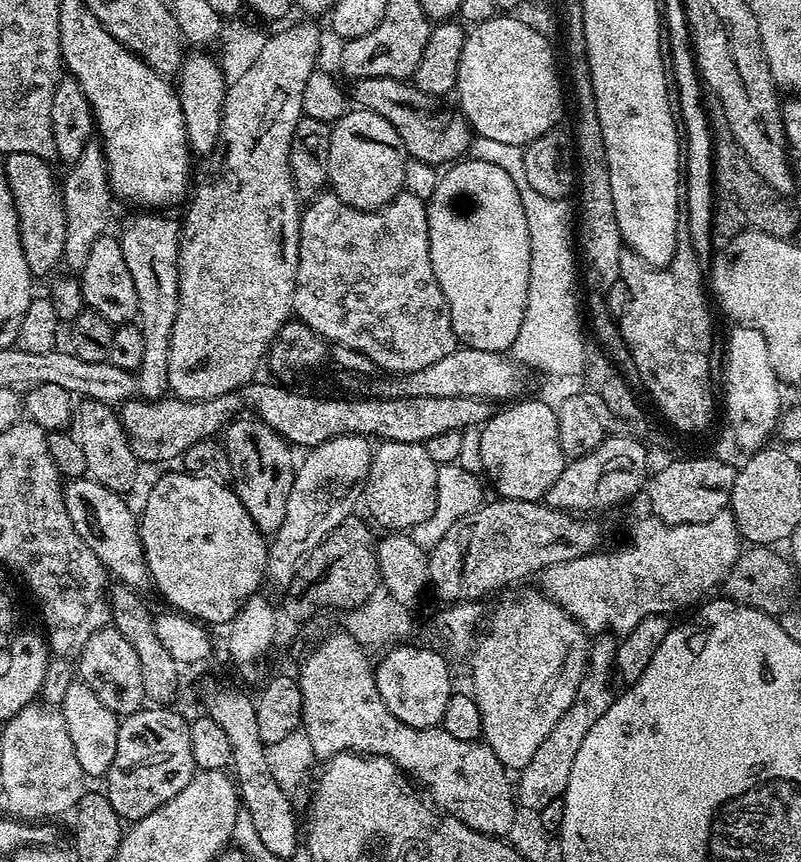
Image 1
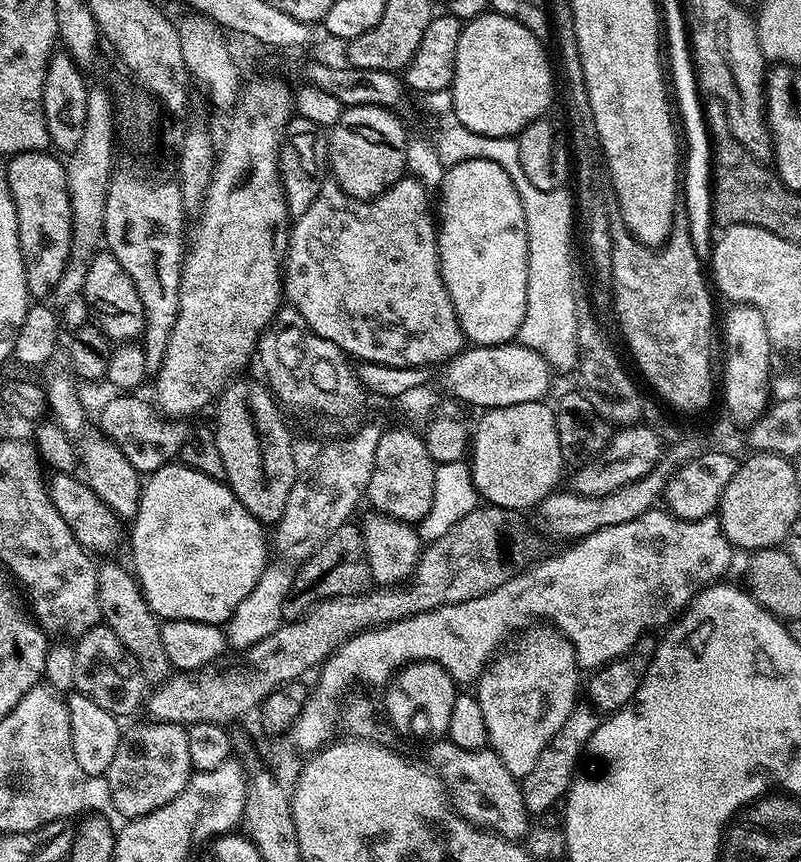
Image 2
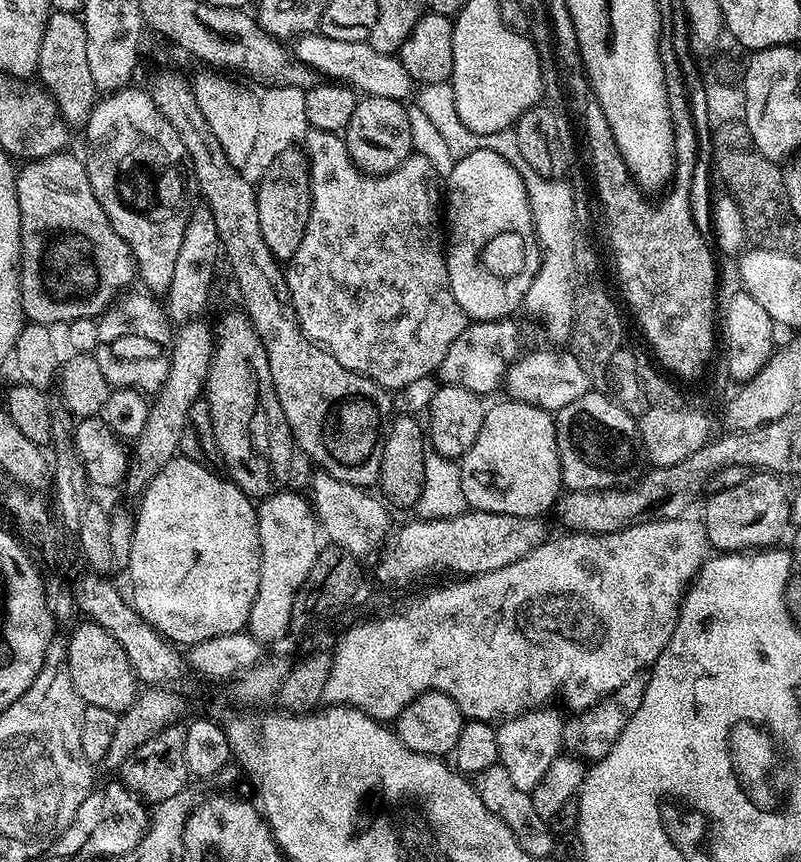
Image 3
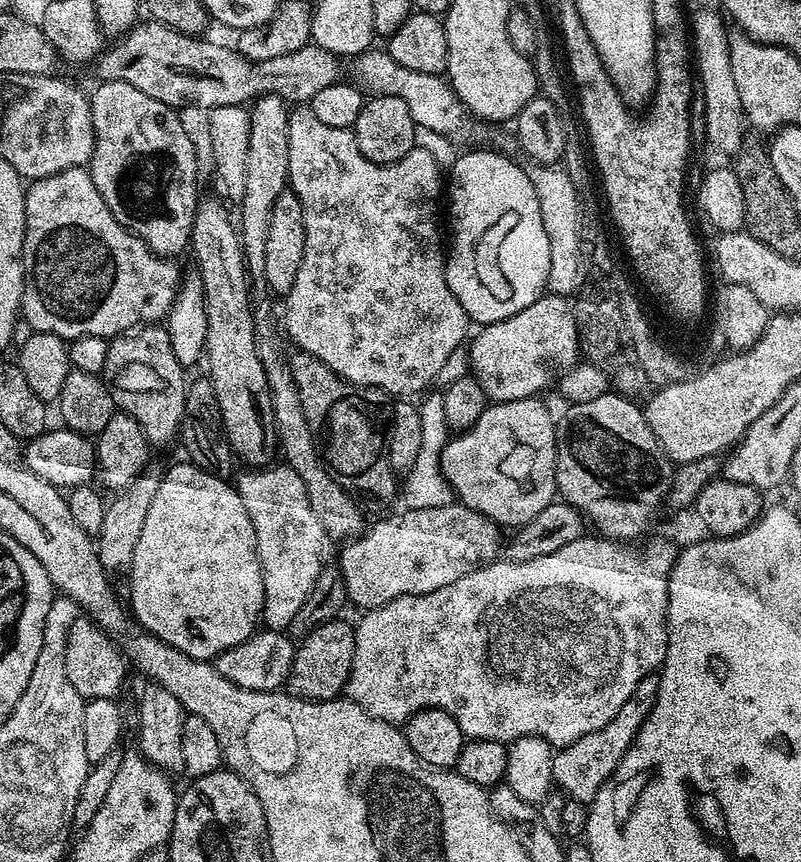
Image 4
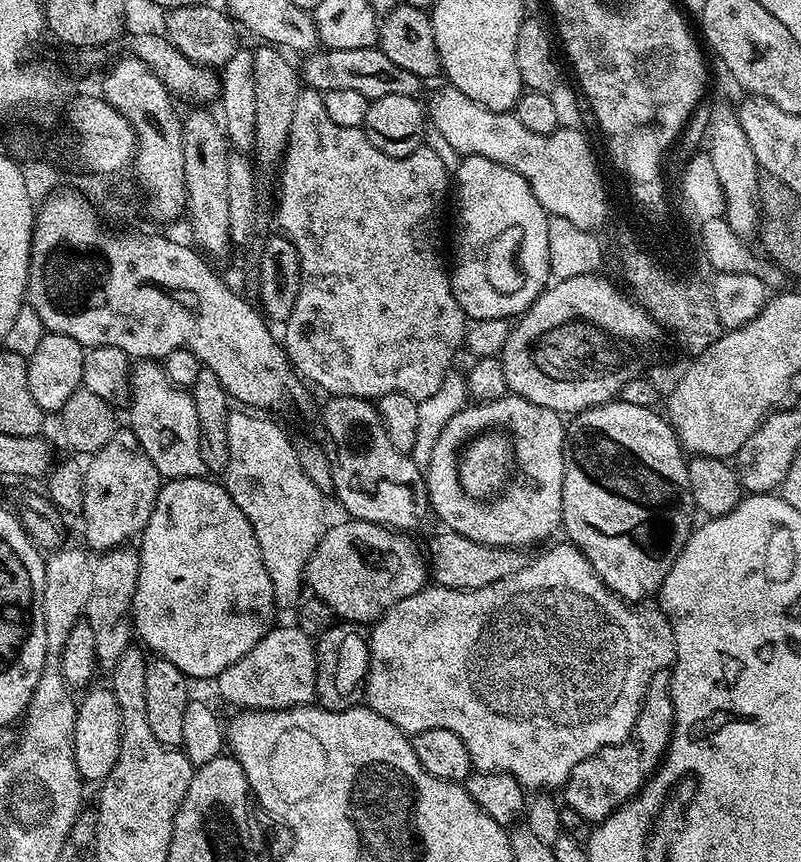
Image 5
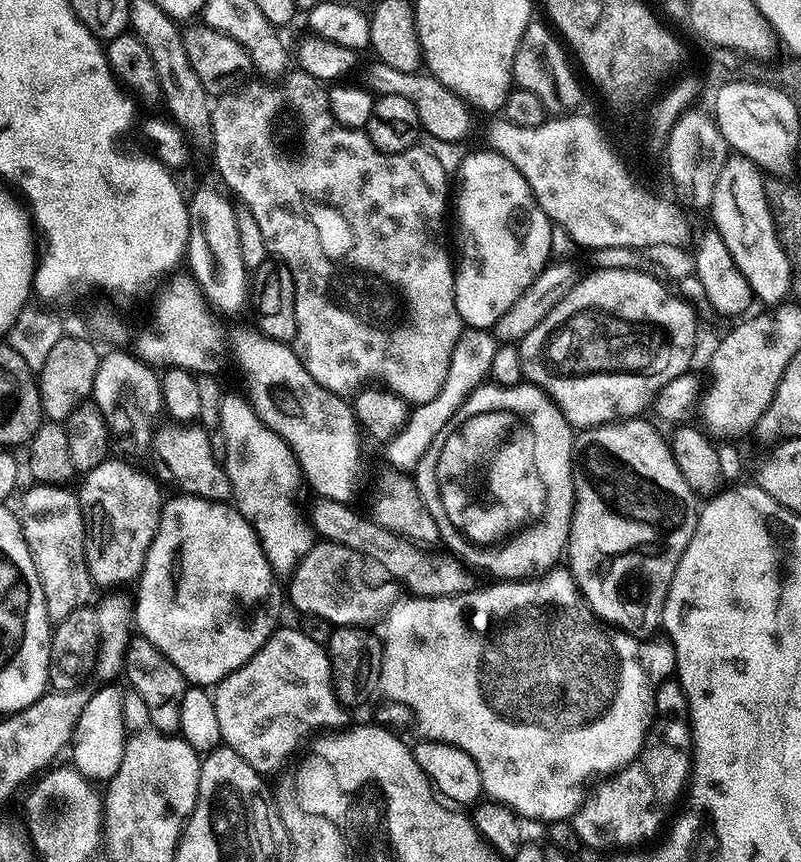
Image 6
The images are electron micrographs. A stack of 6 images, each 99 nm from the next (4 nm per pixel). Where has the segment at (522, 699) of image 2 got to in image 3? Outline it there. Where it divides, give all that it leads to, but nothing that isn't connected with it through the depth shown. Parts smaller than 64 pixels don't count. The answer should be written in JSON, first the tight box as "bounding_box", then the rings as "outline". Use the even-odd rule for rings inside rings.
{"bounding_box":[496,706,566,794],"outline":[[[541,706],[522,712],[518,716],[505,719],[496,728],[500,763],[510,773],[514,786],[529,794],[536,789],[538,782],[542,782],[546,770],[550,770],[550,762],[554,762],[554,758],[562,752],[566,726],[562,720],[560,722],[559,714],[550,709],[551,707]]]}

